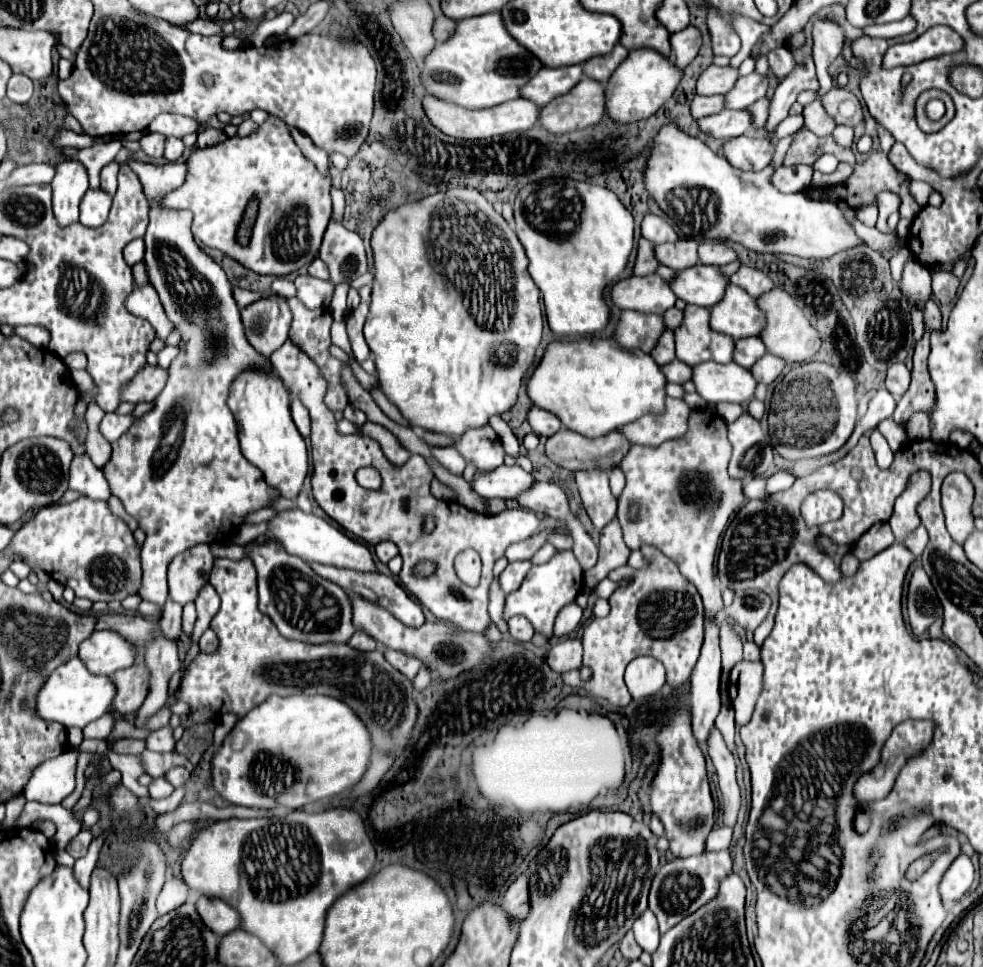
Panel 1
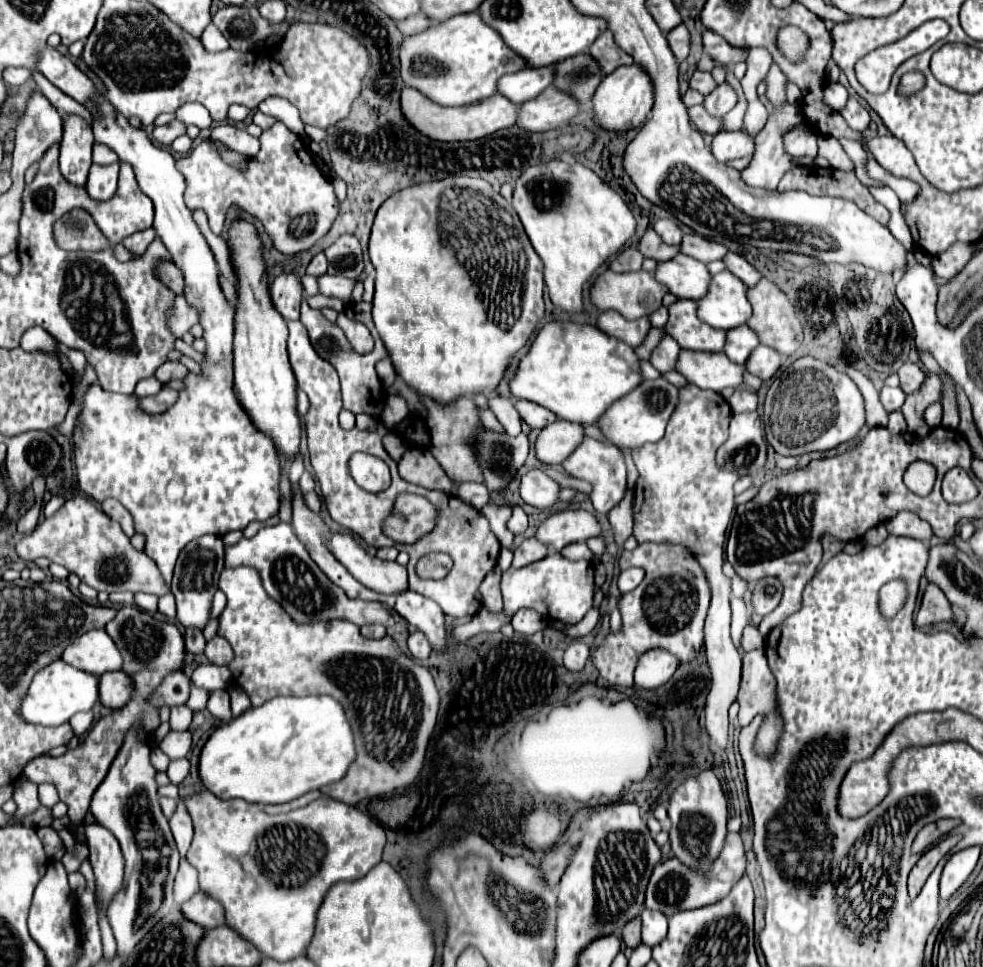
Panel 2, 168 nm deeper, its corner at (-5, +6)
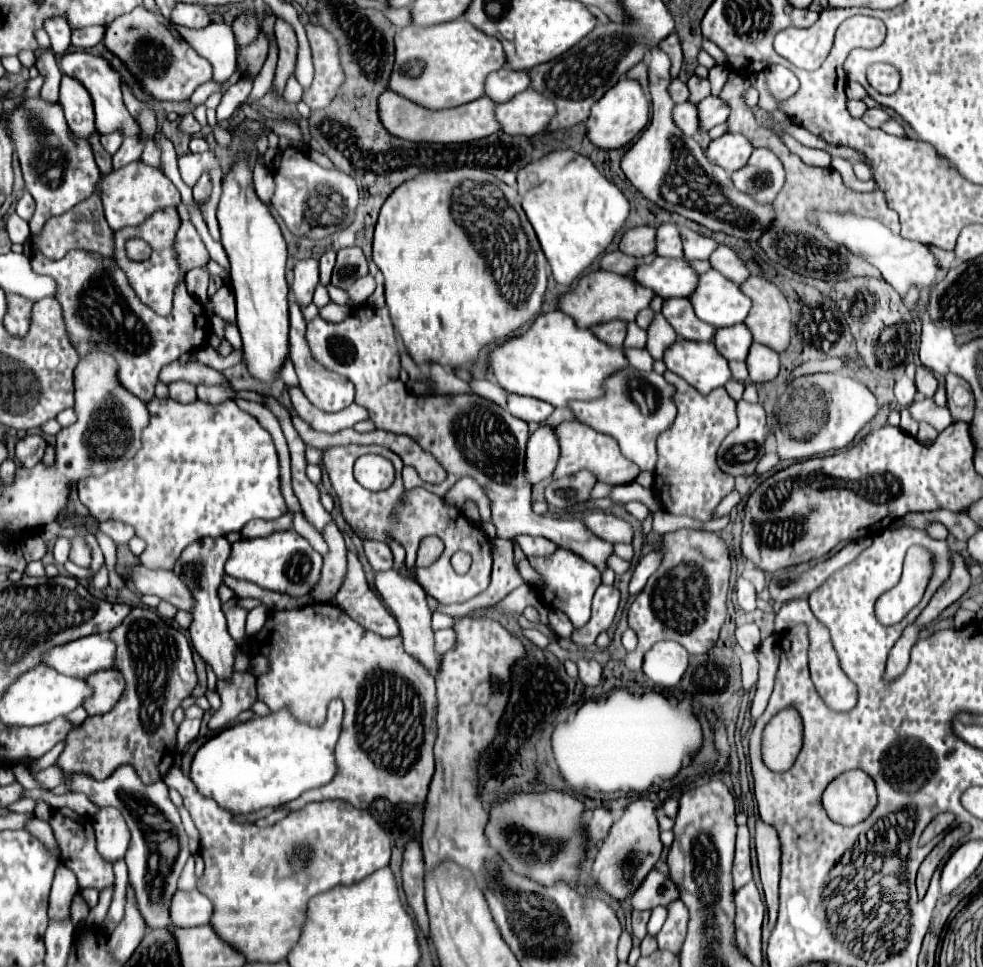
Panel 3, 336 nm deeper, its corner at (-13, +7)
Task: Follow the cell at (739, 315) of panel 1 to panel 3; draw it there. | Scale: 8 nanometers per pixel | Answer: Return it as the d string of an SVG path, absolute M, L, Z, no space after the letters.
M714 269L700 275L698 289L690 295L690 301L696 317L716 329L742 323L752 307L750 297L740 291L740 285Z

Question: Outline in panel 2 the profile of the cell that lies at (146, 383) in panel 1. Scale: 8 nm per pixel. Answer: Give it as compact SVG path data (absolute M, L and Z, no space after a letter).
M164 362L158 370L156 370L156 378L160 380L160 382L170 382L170 380L184 380L186 378L186 374L188 374L188 368L184 366L184 364L180 364L180 362Z

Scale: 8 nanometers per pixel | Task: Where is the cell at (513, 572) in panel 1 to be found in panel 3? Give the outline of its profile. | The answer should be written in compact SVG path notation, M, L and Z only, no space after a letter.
M520 535L516 541L522 547L522 551L526 553L526 557L548 557L548 555L552 555L558 549L552 541L548 541L544 537Z

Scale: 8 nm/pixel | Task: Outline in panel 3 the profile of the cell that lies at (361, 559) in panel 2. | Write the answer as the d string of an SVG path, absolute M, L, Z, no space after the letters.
M390 569L390 571L382 571L374 575L374 585L382 597L382 601L388 605L388 609L392 611L392 615L396 617L398 625L400 625L400 635L404 639L404 649L416 657L426 669L430 669L432 675L436 675L438 671L438 663L440 663L440 655L436 655L434 651L434 633L430 627L430 609L428 609L428 601L426 601L426 593L424 589L410 579L408 575Z

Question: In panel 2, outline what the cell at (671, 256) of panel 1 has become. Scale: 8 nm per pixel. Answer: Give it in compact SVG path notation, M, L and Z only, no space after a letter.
M648 228L648 230L644 232L644 236L640 238L638 250L640 250L646 258L654 258L656 262L670 260L670 258L674 258L674 256L680 252L678 246L666 246L666 244L662 242L662 238L658 238L658 234L654 234L652 228Z

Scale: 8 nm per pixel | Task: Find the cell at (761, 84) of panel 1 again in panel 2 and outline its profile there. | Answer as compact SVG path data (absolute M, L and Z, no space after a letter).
M720 84L712 94L708 94L704 98L704 110L710 114L710 116L724 116L726 112L730 112L734 106L736 106L736 92L728 86L728 84Z

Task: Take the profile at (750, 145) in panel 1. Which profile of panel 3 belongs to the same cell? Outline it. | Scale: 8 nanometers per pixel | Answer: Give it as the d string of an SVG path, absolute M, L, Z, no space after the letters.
M726 133L708 145L706 155L712 163L724 167L728 173L734 173L736 169L746 165L752 151L754 147L750 145L750 141L744 135Z

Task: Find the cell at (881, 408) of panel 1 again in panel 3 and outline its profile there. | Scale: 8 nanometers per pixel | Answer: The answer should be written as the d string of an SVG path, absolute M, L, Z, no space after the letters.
M906 375L902 379L898 379L896 385L894 385L894 395L896 395L896 401L898 401L900 407L908 407L916 399L914 381L908 379Z

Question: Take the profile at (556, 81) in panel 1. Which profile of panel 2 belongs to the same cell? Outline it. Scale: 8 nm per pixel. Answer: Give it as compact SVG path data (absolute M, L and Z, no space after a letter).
M524 68L514 74L506 74L498 80L498 94L510 98L514 104L522 104L536 98L554 80L554 70L546 68Z

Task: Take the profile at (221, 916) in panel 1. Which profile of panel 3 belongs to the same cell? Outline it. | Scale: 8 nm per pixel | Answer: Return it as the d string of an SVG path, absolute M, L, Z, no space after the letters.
M176 891L170 905L170 917L176 927L208 925L214 913L212 901L200 891Z

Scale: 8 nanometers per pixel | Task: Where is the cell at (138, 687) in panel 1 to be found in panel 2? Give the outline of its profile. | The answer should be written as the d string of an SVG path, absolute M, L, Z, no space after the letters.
M122 670L118 672L106 672L100 676L100 704L108 710L118 710L130 700L132 692L132 680Z

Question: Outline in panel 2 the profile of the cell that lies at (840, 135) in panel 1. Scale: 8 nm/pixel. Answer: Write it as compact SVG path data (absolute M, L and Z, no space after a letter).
M846 140L846 142L840 142L842 144L842 148L846 150L846 154L854 160L854 164L856 164L856 176L860 178L860 182L862 184L866 184L866 186L880 186L882 182L876 182L876 180L872 180L872 178L868 178L868 174L866 174L866 170L864 170L864 162L866 162L866 150L862 148L862 144L860 142L856 142L856 140Z

